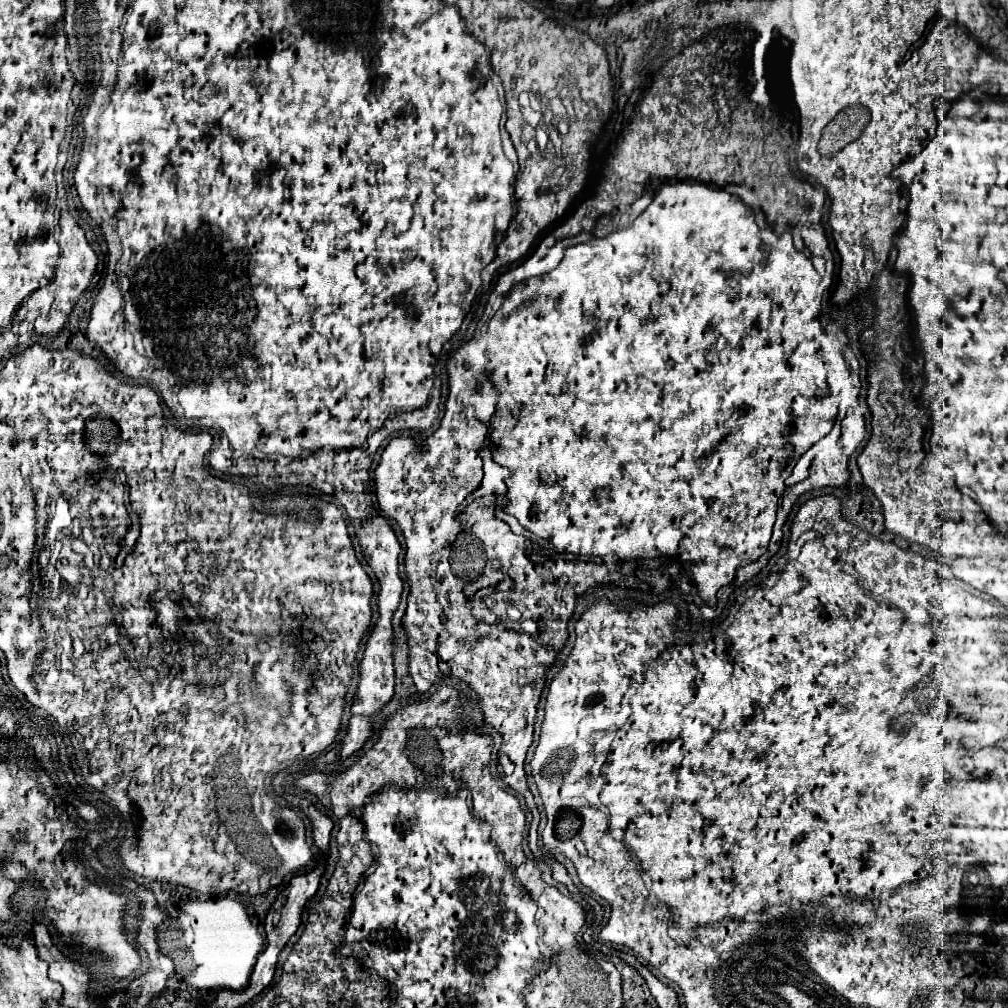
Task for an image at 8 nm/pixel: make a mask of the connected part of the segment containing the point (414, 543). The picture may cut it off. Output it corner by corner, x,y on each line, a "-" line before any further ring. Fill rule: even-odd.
479,372
473,380
465,380
465,384
453,384
453,388
459,390
451,390
451,396
457,398
449,402
455,404
447,406
439,430
425,440
423,452
417,450
411,438
391,440
375,470
375,488
381,510
399,524
407,546
405,572
411,594
403,626
409,636
409,672
413,682
419,692
427,692
445,678
459,678
477,694
483,720
501,732
503,738
503,756
499,756
499,760
503,760
499,764
501,778
524,796
533,816
528,846
538,859
542,858
538,846
540,814
523,772
523,760
533,742
533,722
546,680
545,670
555,662
559,644
563,648
567,640
567,622
573,614
575,598
597,582
587,562
531,562
525,550
533,550
533,542
513,534
509,526
495,516
495,496
475,498
457,512
464,500
480,486
483,477
483,460
479,452
485,448
485,430
489,430
489,426
475,418
473,410
473,398
479,392
481,380
485,380
485,372
-
493,562
499,562
501,570
493,570
-
501,574
519,578
519,592
523,592
523,596
519,596
523,602
519,604
521,612
529,612
529,618
537,622
539,632
517,632
521,630
519,622
513,624
513,628
503,628
503,640
483,640
485,652
489,654
489,668
479,668
483,644
475,634
477,620
471,614
469,602
481,588
481,576
485,582
483,588
489,588
499,584

